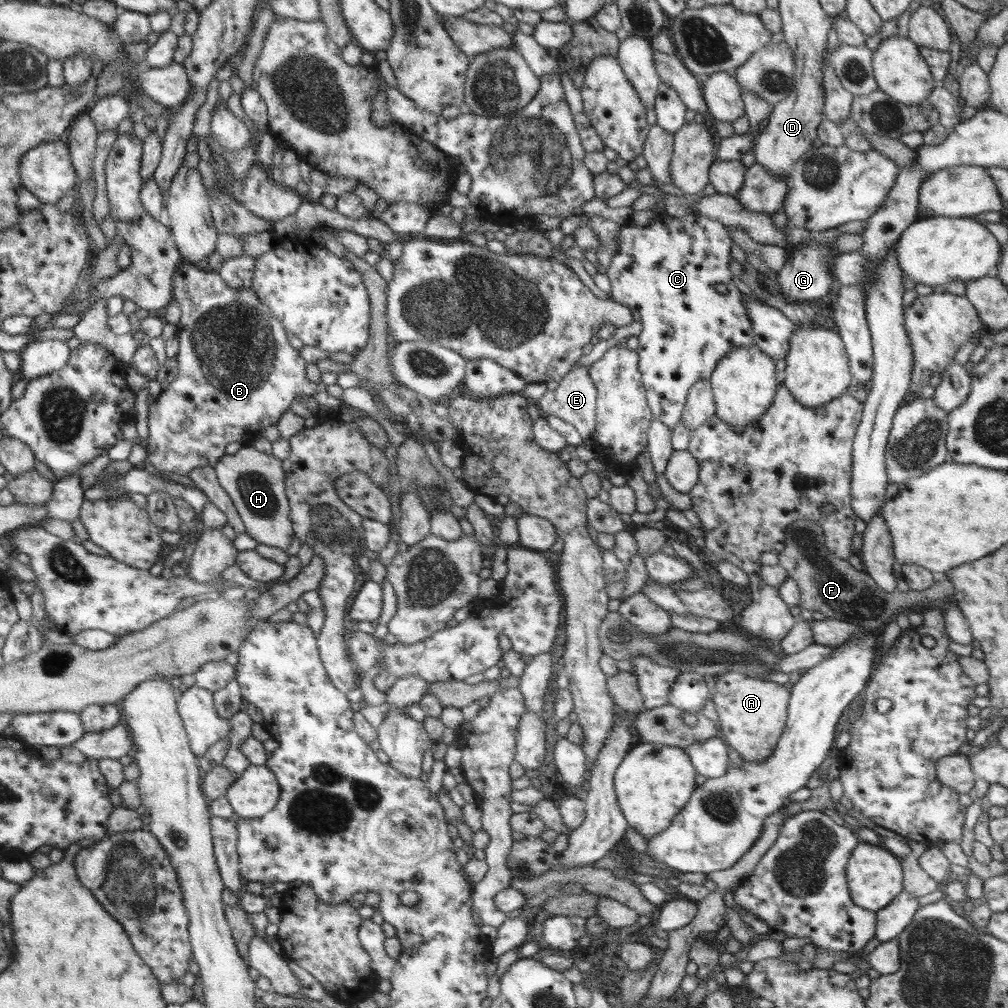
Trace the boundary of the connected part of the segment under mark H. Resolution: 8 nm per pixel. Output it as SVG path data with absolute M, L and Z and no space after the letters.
M242 446L233 455L225 453L213 467L220 486L225 488L245 524L245 532L260 544L288 550L295 532L289 517L282 461L253 446Z

